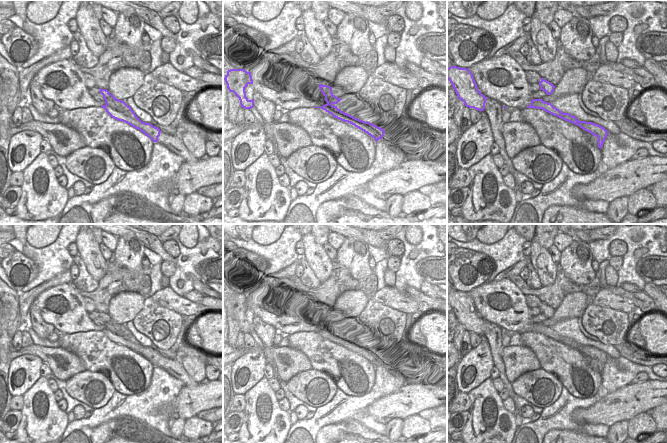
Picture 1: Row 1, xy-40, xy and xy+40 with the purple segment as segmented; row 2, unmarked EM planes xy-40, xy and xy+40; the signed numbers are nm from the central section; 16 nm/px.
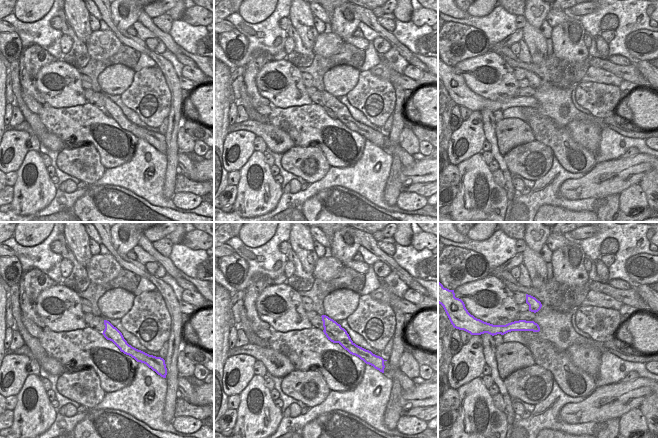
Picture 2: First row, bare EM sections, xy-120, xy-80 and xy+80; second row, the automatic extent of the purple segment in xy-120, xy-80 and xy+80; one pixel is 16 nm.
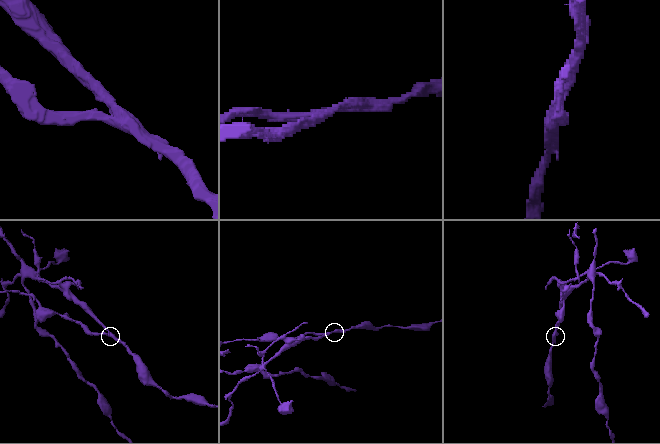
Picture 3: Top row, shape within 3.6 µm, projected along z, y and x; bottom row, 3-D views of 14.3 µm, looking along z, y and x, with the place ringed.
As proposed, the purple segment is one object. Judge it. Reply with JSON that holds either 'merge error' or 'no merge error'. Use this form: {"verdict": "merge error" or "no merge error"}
{"verdict": "merge error"}

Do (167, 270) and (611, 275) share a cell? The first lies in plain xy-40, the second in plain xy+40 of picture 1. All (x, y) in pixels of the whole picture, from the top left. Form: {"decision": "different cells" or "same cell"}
{"decision": "different cells"}

